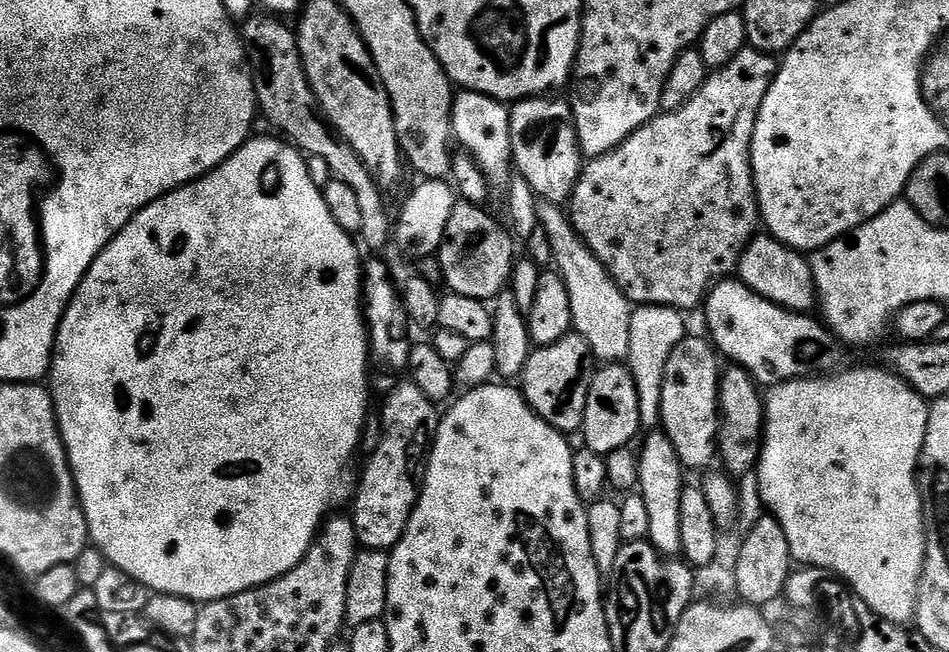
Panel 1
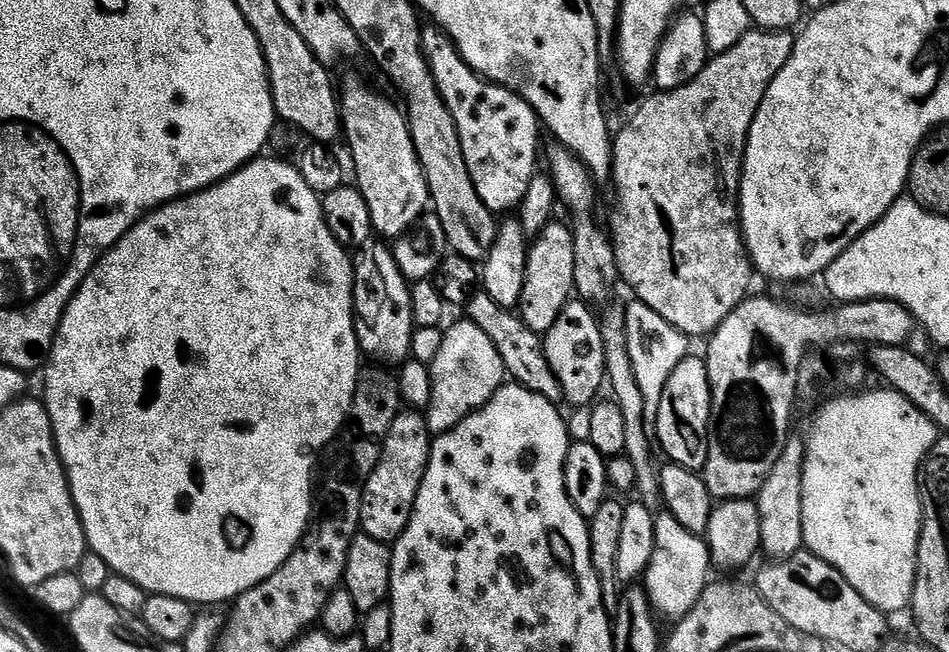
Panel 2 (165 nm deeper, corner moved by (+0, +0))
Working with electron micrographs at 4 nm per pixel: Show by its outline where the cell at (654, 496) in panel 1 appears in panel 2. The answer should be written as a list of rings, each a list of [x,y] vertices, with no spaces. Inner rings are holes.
[[[667,510],[656,516],[654,526],[654,554],[650,558],[650,566],[642,577],[643,587],[648,593],[657,617],[664,616],[671,622],[679,622],[702,598],[704,589],[710,583],[708,572],[713,571],[711,554],[708,552],[708,542],[704,536],[695,536],[678,522]]]

